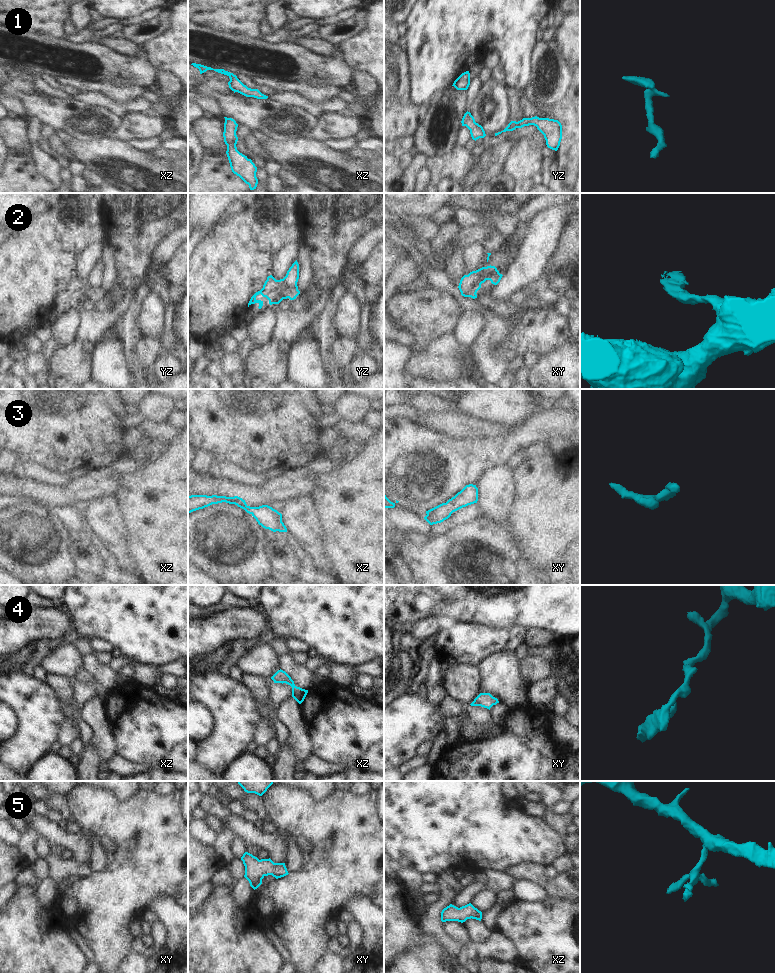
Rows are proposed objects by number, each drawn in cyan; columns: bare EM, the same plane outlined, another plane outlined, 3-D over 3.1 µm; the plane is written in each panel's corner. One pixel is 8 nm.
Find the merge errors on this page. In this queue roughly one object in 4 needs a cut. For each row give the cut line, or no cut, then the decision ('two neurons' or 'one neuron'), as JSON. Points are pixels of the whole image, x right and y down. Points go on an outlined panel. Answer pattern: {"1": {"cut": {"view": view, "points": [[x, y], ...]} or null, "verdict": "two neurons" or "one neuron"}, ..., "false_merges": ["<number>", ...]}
{"1": {"cut": null, "verdict": "one neuron"}, "2": {"cut": null, "verdict": "one neuron"}, "3": {"cut": null, "verdict": "one neuron"}, "4": {"cut": null, "verdict": "one neuron"}, "5": {"cut": null, "verdict": "one neuron"}, "false_merges": []}

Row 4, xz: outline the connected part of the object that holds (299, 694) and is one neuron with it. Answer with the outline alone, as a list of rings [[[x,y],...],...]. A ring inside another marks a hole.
[[[278,670],[272,677],[271,679],[274,681],[274,683],[286,683],[292,687],[292,697],[299,703],[301,704],[307,693],[308,690],[302,689],[300,687],[297,687],[294,684],[294,681],[291,679],[291,677],[283,670]]]

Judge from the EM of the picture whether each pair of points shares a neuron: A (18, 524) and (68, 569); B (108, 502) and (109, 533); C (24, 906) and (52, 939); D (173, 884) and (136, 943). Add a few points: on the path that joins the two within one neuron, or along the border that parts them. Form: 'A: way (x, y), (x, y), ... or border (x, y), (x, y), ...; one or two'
A: way (35, 532), (50, 532), (60, 546), (60, 552); one
B: way (108, 510), (110, 513), (109, 525); one
C: way (24, 916), (42, 935); one
D: border (133, 938), (130, 943), (130, 950); two

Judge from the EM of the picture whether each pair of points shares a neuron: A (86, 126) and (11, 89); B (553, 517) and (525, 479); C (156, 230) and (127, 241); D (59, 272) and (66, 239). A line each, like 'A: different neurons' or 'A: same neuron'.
A: same neuron
B: same neuron
C: same neuron
D: same neuron

